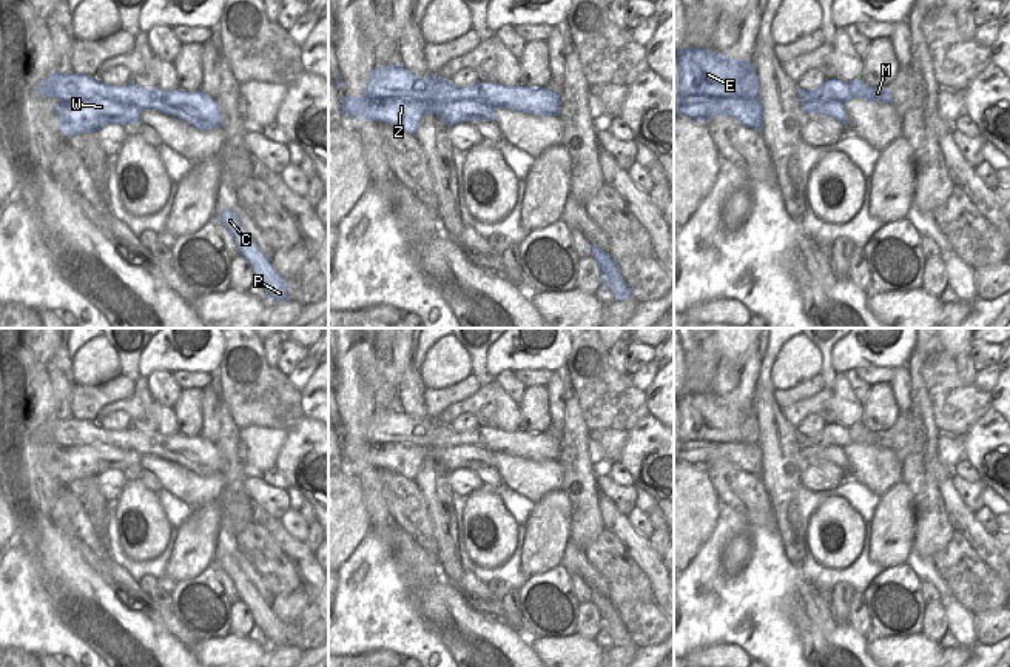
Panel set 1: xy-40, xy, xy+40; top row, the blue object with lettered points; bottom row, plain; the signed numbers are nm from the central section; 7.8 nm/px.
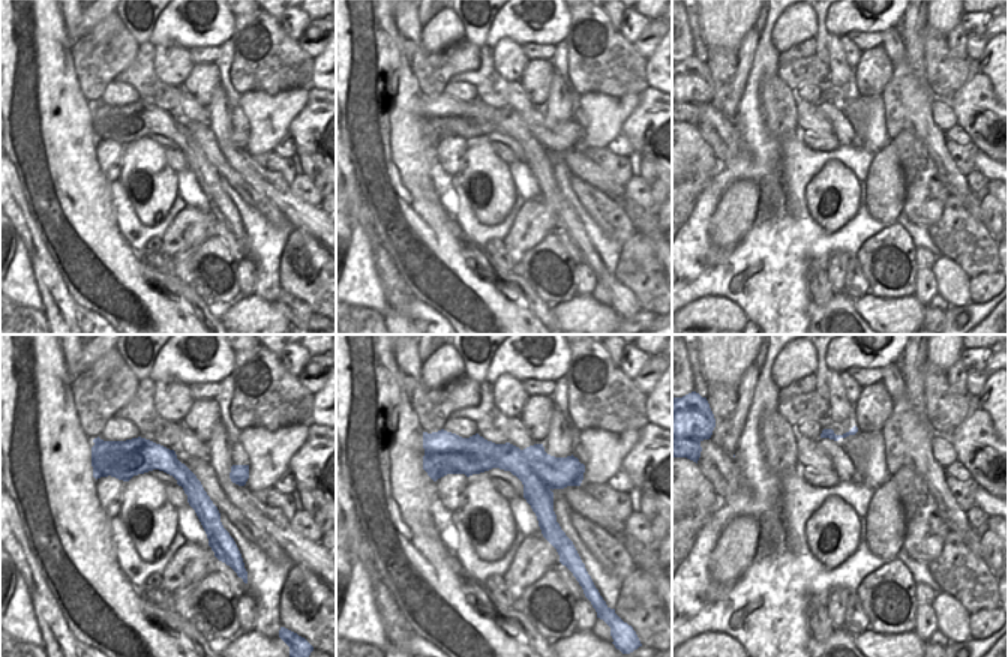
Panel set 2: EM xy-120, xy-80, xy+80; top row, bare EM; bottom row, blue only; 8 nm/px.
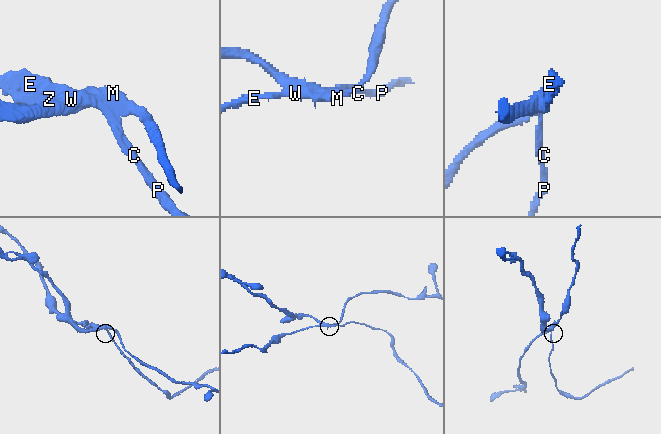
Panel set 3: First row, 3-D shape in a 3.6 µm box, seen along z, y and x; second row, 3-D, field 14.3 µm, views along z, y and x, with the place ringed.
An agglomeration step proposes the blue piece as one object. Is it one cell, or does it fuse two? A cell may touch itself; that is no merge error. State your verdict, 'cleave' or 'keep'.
cleave

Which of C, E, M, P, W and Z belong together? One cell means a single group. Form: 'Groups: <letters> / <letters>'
Groups: C P W Z / E M

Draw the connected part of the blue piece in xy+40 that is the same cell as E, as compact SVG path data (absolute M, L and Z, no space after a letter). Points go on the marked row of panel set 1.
M694 46L675 49L675 57L682 96L759 99L759 75L751 62Z

